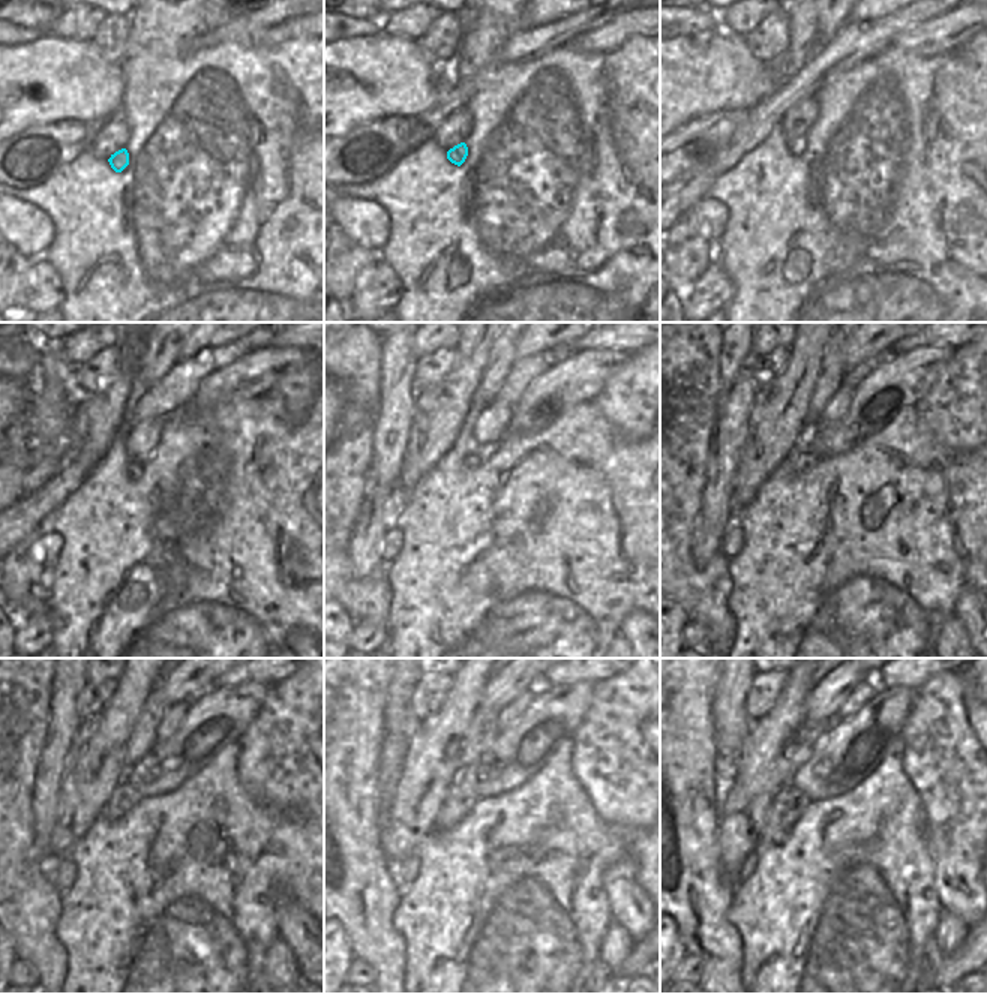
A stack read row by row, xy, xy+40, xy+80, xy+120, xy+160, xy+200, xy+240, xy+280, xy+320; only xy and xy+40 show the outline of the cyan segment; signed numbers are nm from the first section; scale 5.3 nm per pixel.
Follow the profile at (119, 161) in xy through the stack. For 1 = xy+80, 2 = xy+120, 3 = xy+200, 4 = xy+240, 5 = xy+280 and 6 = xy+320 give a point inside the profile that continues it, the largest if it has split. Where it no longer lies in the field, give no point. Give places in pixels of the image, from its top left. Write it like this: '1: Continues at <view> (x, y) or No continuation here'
1: Continues at xy+80 (797, 147)
2: Continues at xy+120 (134, 468)
3: Continues at xy+200 (800, 461)
4: Continues at xy+240 (125, 796)
5: Continues at xy+280 (459, 801)
6: Continues at xy+320 (789, 804)

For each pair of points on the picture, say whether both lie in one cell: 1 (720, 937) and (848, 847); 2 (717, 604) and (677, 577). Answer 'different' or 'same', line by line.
1: different
2: same

